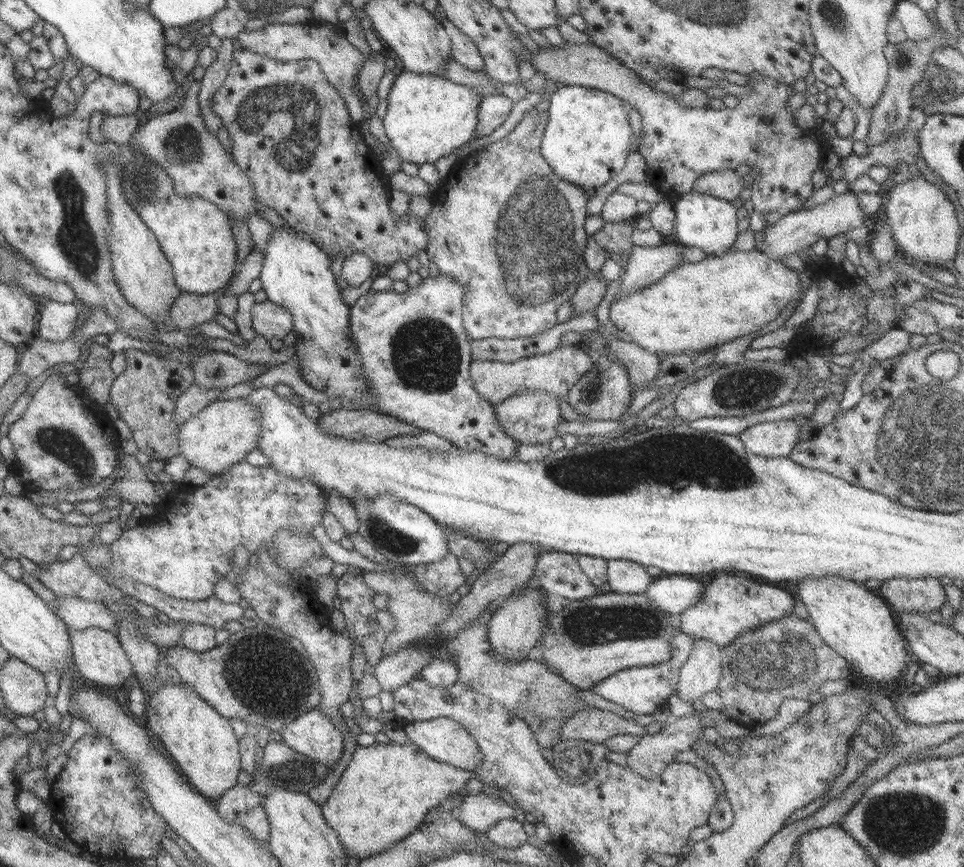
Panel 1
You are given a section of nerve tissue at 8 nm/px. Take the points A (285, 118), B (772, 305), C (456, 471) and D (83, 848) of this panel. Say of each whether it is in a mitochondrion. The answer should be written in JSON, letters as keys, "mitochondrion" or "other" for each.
{"A":"mitochondrion","B":"other","C":"other","D":"other"}

